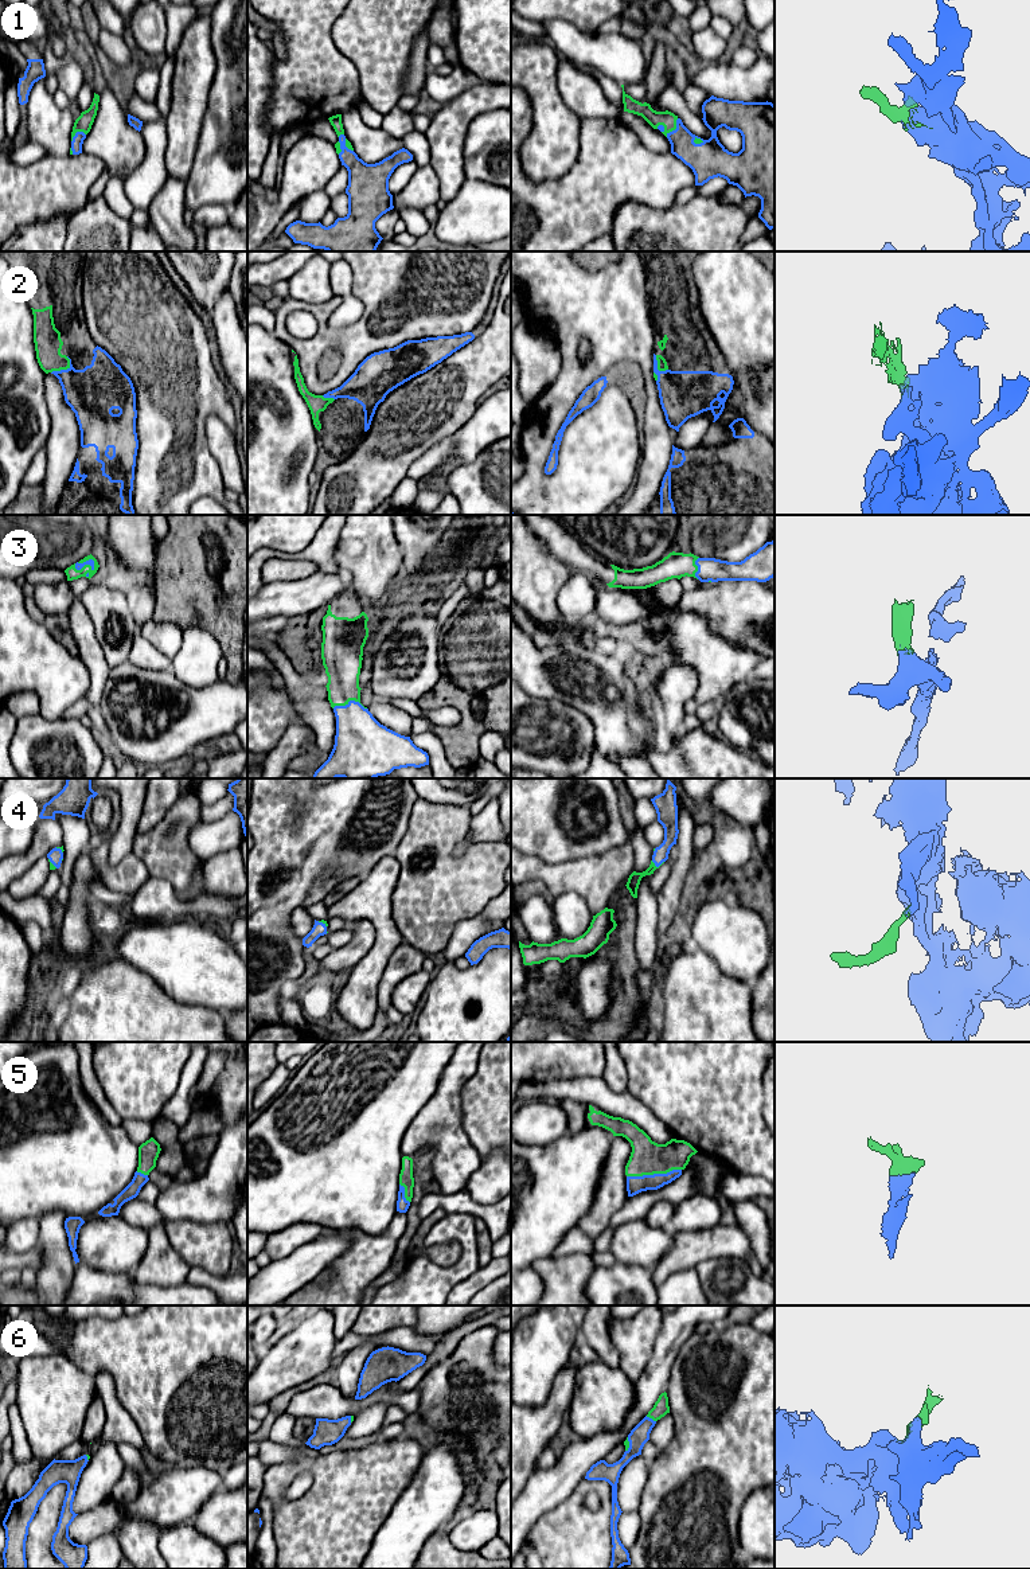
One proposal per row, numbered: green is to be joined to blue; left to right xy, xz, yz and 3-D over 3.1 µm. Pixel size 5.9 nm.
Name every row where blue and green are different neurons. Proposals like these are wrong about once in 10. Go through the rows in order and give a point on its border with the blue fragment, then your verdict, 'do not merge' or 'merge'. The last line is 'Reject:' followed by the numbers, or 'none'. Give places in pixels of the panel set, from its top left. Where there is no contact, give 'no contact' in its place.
1: meets blue in yz at (677, 128); merge
2: meets blue in xy at (63, 370); merge
3: meets blue in xy at (84, 562); merge
4: meets blue in yz at (658, 866); merge
5: meets blue in yz at (654, 1174); merge
6: meets blue in yz at (651, 1419); merge
Reject: none

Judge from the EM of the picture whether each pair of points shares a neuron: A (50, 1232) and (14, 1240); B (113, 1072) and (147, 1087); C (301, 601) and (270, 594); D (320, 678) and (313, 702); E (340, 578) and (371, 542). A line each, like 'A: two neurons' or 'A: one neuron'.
A: two neurons
B: one neuron
C: one neuron
D: two neurons
E: two neurons

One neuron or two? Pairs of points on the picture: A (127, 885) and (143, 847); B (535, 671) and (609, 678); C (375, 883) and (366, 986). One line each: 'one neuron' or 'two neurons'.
A: two neurons
B: one neuron
C: one neuron

